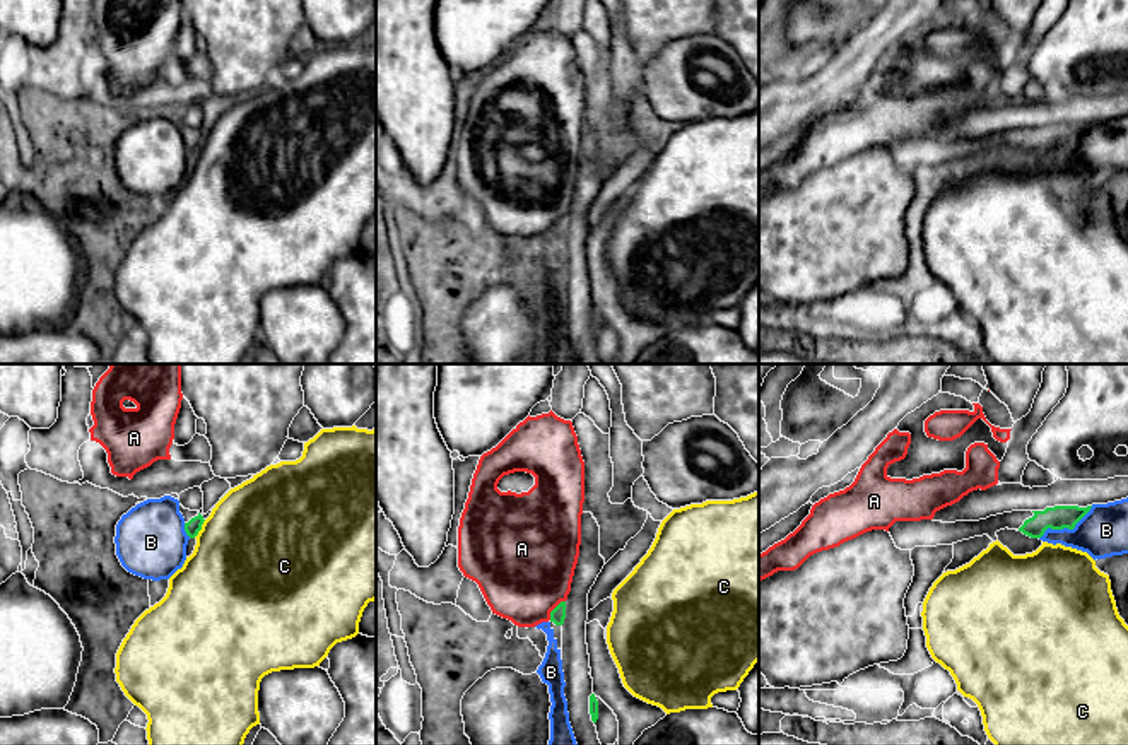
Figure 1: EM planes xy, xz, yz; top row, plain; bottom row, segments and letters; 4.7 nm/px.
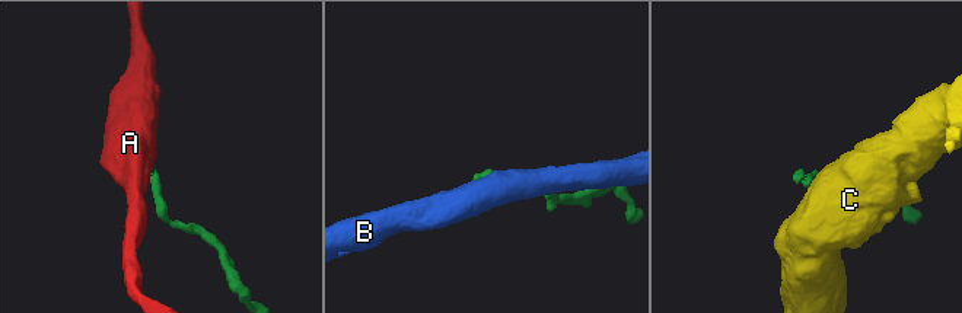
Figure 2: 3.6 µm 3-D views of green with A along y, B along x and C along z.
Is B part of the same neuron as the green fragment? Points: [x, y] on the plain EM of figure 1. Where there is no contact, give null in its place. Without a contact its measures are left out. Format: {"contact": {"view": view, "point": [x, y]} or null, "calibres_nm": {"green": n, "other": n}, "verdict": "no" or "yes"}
{"contact": {"view": "yz", "point": [1065, 144]}, "calibres_nm": {"green": 110, "other": 240}, "verdict": "no"}

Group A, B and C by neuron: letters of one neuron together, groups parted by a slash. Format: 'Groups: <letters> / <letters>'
Groups: A / B / C

